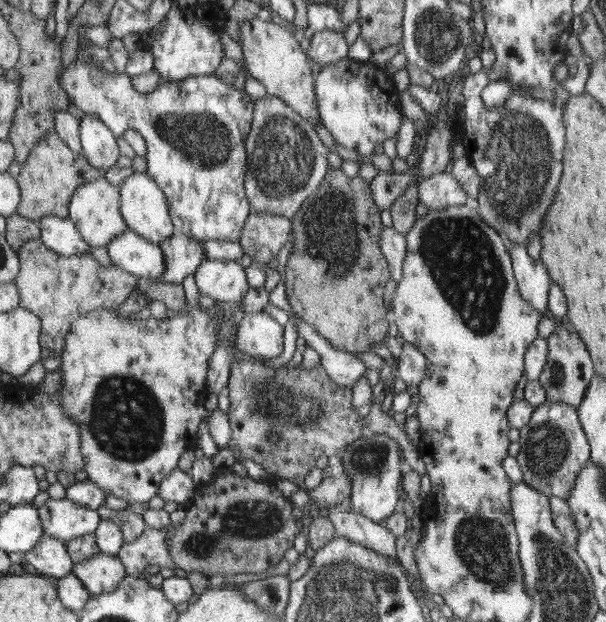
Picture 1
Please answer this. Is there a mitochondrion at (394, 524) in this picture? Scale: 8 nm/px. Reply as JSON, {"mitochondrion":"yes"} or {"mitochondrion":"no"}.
{"mitochondrion":"no"}

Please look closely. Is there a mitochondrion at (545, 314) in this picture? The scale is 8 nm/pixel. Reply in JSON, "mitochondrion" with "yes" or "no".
{"mitochondrion":"no"}

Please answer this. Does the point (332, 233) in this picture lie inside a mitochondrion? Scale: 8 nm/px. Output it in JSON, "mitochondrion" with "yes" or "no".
{"mitochondrion":"yes"}

